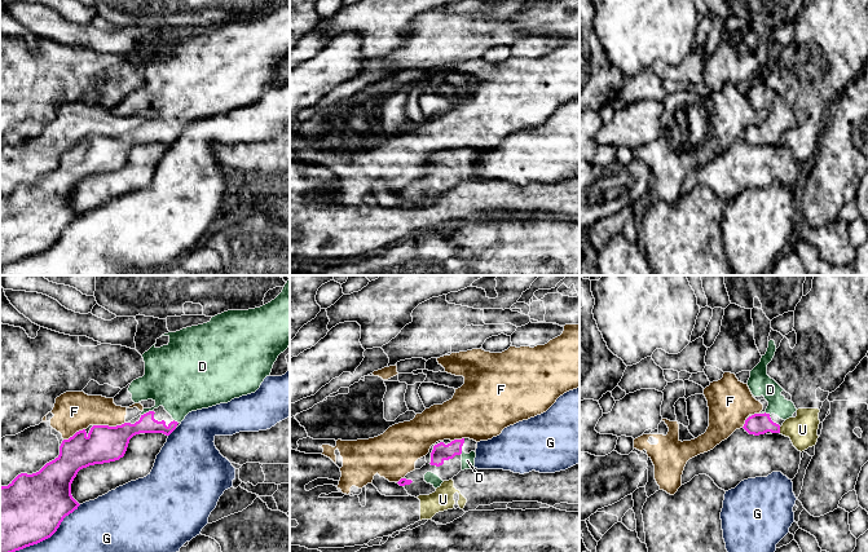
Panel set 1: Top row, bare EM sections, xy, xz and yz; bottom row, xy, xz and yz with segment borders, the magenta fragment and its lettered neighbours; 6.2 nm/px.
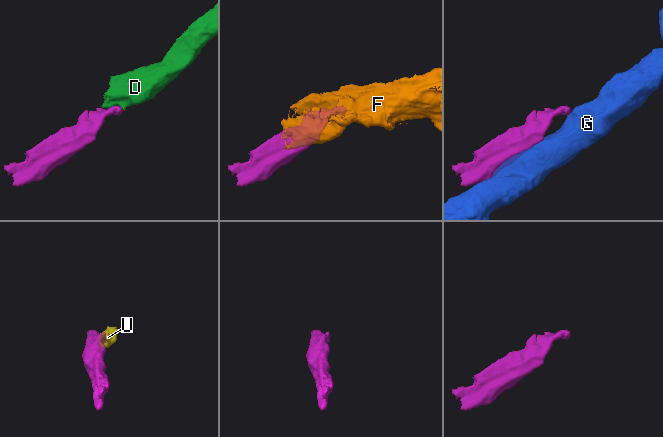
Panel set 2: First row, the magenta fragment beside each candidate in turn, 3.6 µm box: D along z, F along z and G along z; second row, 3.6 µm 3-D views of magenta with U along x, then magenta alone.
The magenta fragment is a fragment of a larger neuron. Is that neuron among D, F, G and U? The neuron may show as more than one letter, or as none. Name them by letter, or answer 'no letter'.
D

